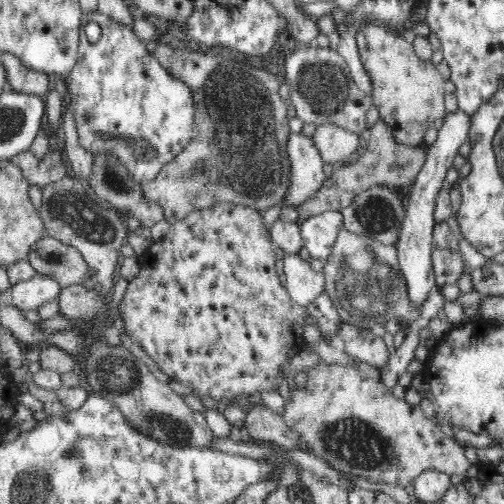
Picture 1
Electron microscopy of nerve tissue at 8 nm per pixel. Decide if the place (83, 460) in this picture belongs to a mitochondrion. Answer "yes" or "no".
yes

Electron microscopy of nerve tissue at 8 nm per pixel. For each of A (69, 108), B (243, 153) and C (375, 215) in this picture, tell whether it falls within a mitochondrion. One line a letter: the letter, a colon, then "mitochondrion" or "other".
A: other
B: mitochondrion
C: mitochondrion

